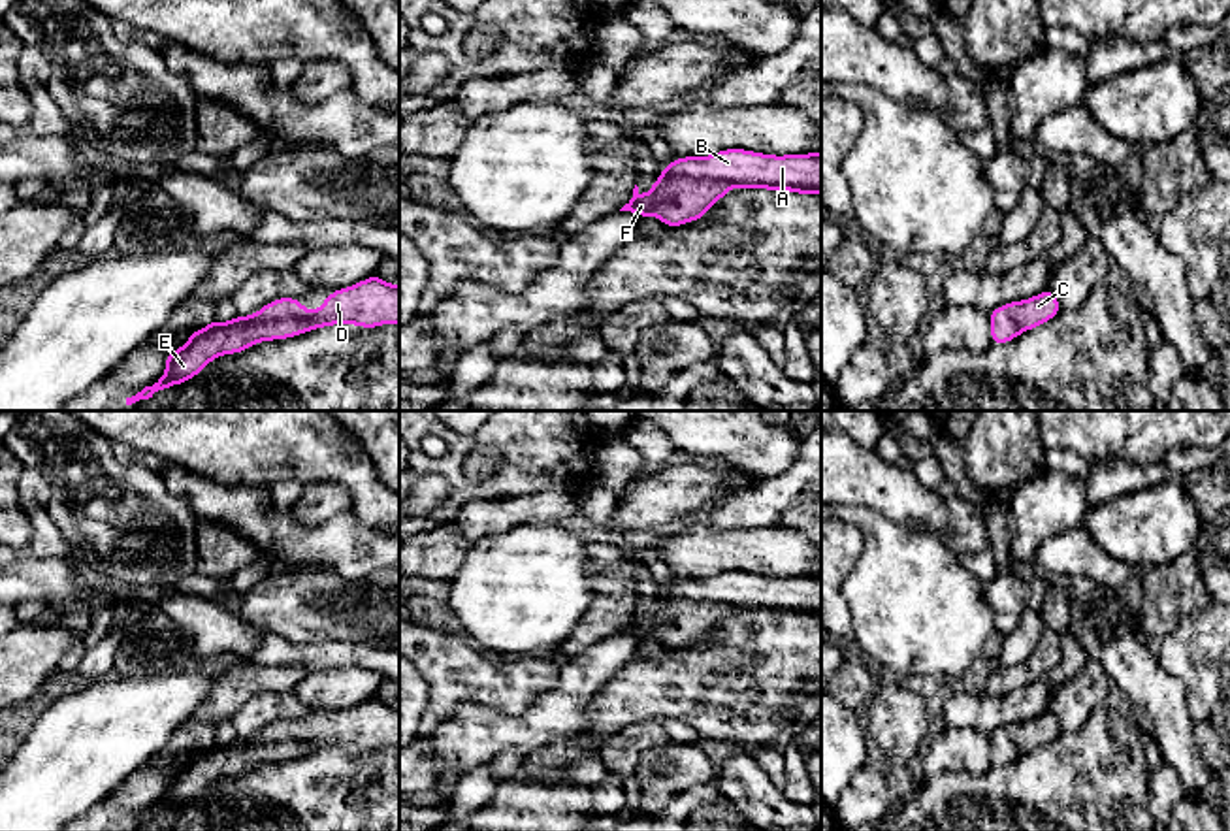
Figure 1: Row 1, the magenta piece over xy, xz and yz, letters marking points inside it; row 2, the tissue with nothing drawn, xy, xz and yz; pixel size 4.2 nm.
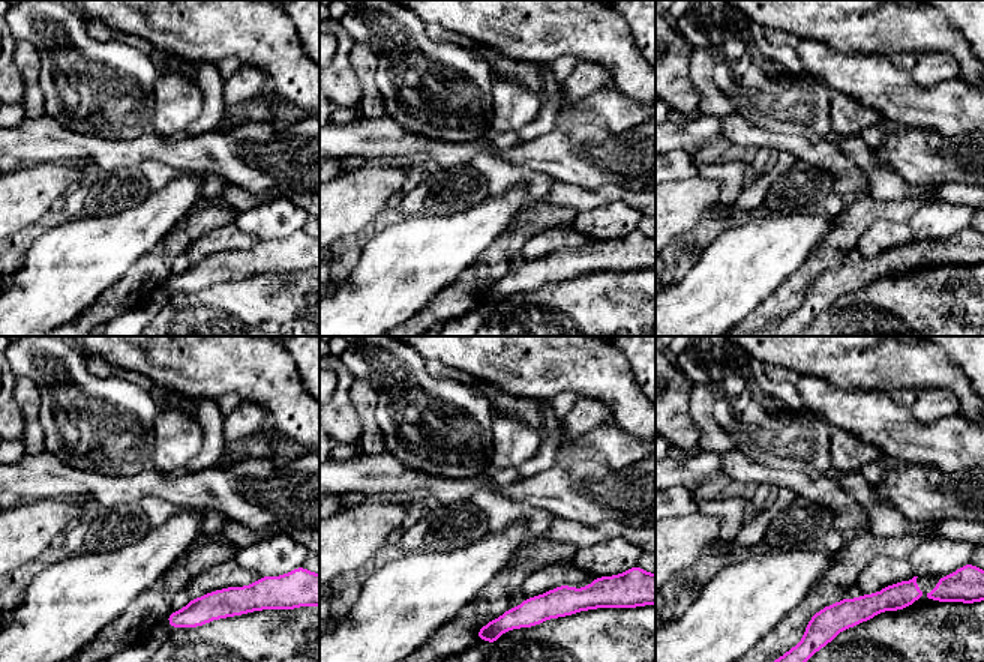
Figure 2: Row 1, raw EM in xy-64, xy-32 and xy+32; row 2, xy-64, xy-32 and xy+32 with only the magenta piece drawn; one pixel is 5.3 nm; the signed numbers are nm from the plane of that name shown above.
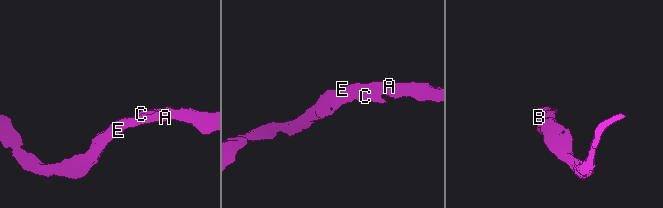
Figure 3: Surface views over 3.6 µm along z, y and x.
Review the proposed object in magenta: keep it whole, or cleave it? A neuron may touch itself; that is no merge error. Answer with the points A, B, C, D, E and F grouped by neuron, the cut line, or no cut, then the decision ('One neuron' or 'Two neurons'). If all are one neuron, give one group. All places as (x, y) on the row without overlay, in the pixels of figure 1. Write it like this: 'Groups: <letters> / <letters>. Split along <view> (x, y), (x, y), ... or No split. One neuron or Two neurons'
Groups: A B C D E F. No split. One neuron

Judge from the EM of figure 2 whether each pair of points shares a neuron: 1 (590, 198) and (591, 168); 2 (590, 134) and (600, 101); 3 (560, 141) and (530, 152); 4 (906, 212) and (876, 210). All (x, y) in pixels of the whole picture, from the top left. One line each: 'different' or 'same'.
1: different
2: different
3: same
4: same

